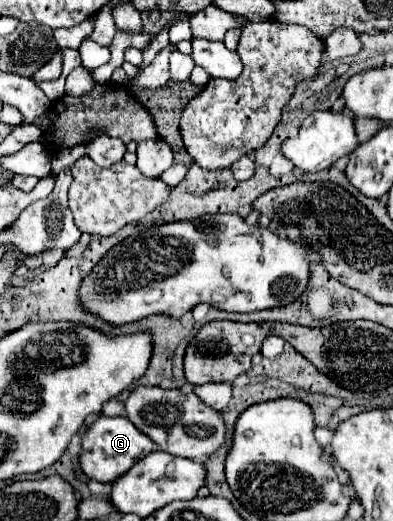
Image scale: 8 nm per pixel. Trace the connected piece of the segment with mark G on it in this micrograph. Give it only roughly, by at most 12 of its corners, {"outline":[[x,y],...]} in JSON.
{"outline":[[99,416],[83,436],[87,478],[115,482],[155,442],[131,420]]}

